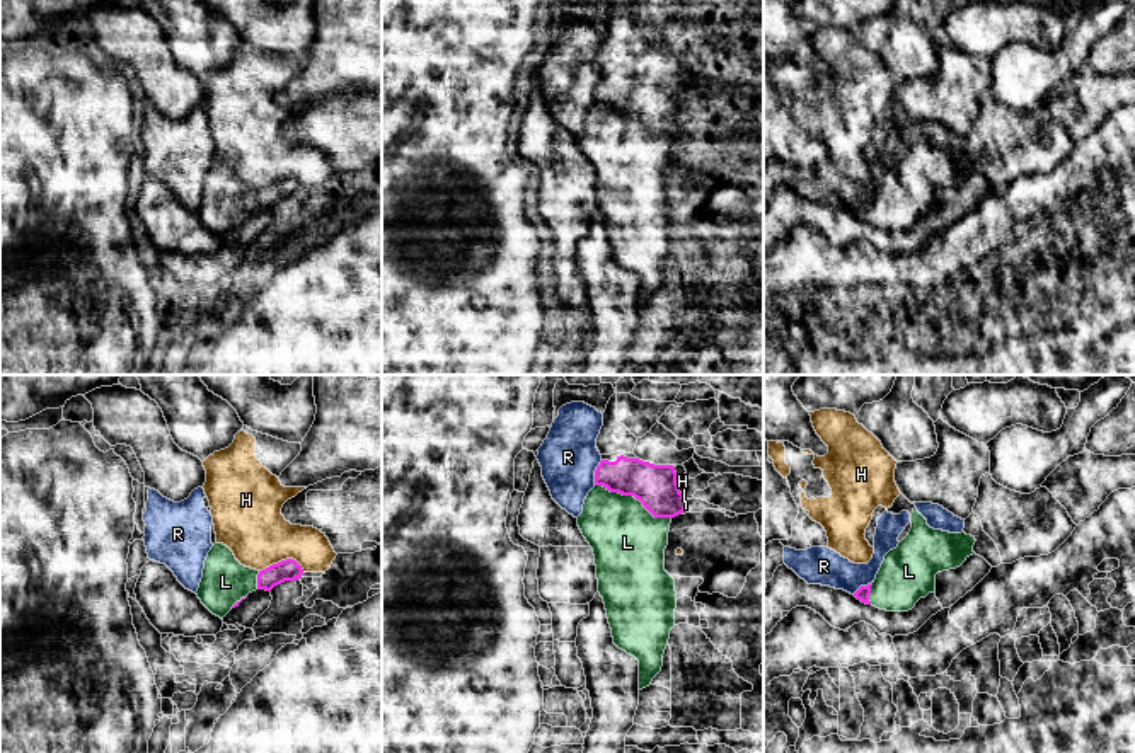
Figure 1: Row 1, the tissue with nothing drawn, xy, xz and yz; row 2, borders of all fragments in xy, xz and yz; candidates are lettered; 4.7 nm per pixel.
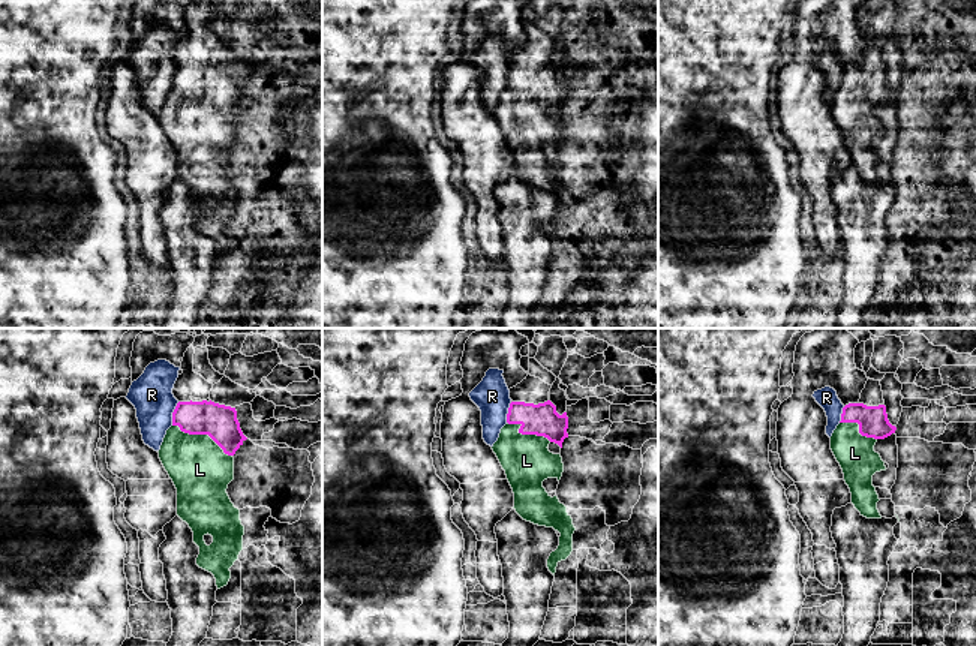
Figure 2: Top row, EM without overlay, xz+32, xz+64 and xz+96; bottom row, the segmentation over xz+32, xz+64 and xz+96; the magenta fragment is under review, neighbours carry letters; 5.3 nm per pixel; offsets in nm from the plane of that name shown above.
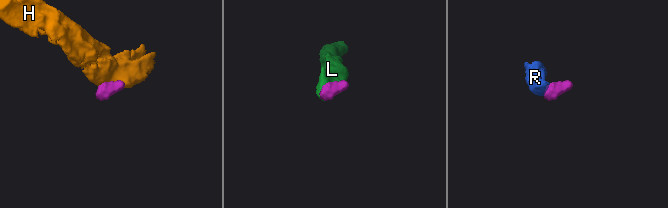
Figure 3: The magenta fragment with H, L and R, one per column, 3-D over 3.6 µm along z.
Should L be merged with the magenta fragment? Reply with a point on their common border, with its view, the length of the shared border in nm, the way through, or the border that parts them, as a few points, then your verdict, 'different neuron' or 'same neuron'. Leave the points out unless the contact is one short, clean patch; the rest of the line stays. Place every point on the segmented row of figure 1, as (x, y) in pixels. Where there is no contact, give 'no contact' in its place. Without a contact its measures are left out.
xz (633, 494) | 400 nm | across xz (655, 486), (646, 494), (633, 494), (627, 513), (627, 542) | same neuron

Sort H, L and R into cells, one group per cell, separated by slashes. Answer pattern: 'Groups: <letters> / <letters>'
Groups: H / L / R

